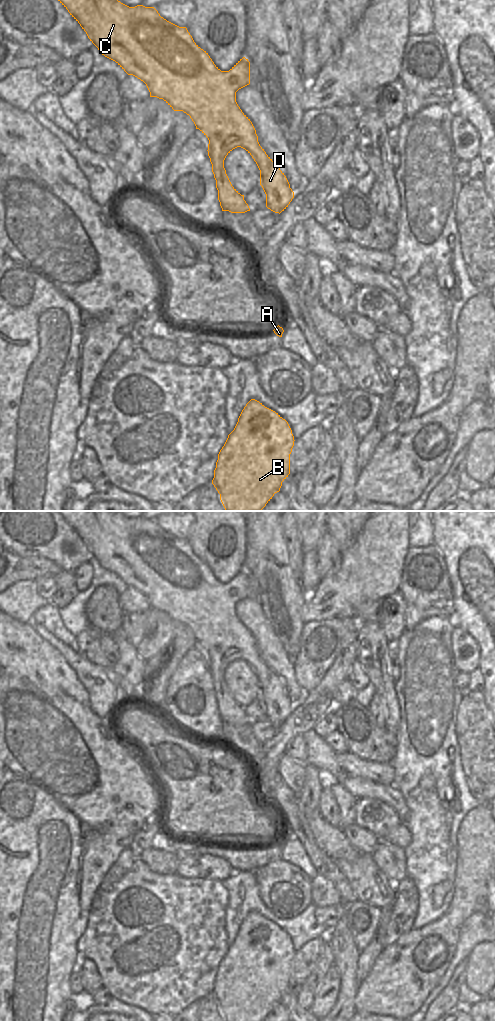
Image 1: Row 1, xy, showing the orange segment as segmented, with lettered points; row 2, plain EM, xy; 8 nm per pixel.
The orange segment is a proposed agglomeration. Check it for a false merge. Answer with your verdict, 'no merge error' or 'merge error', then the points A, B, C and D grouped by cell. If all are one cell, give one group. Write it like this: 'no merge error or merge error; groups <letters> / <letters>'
no merge error; groups A B C D

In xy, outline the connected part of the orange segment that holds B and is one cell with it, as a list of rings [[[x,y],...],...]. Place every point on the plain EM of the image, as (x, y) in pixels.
[[[251,911],[242,922],[234,942],[218,966],[212,996],[220,1006],[225,1021],[263,1021],[290,986],[290,966],[294,948],[288,934],[275,923]]]

